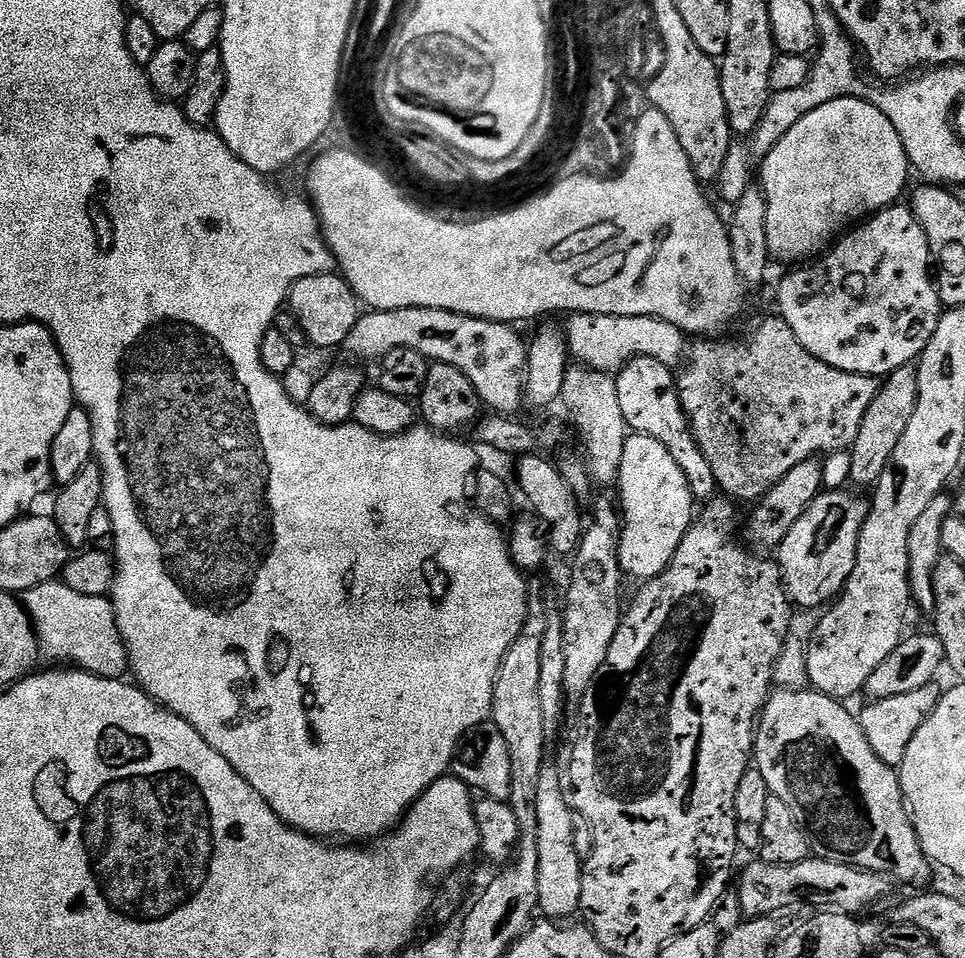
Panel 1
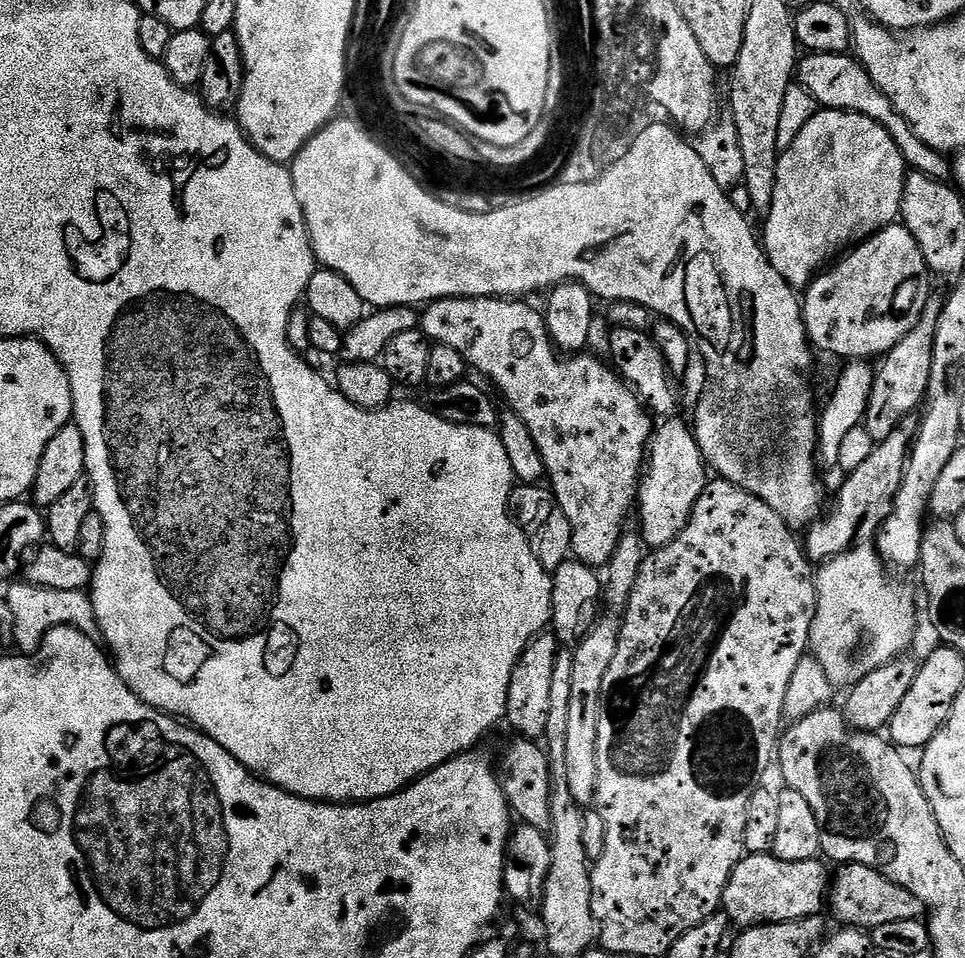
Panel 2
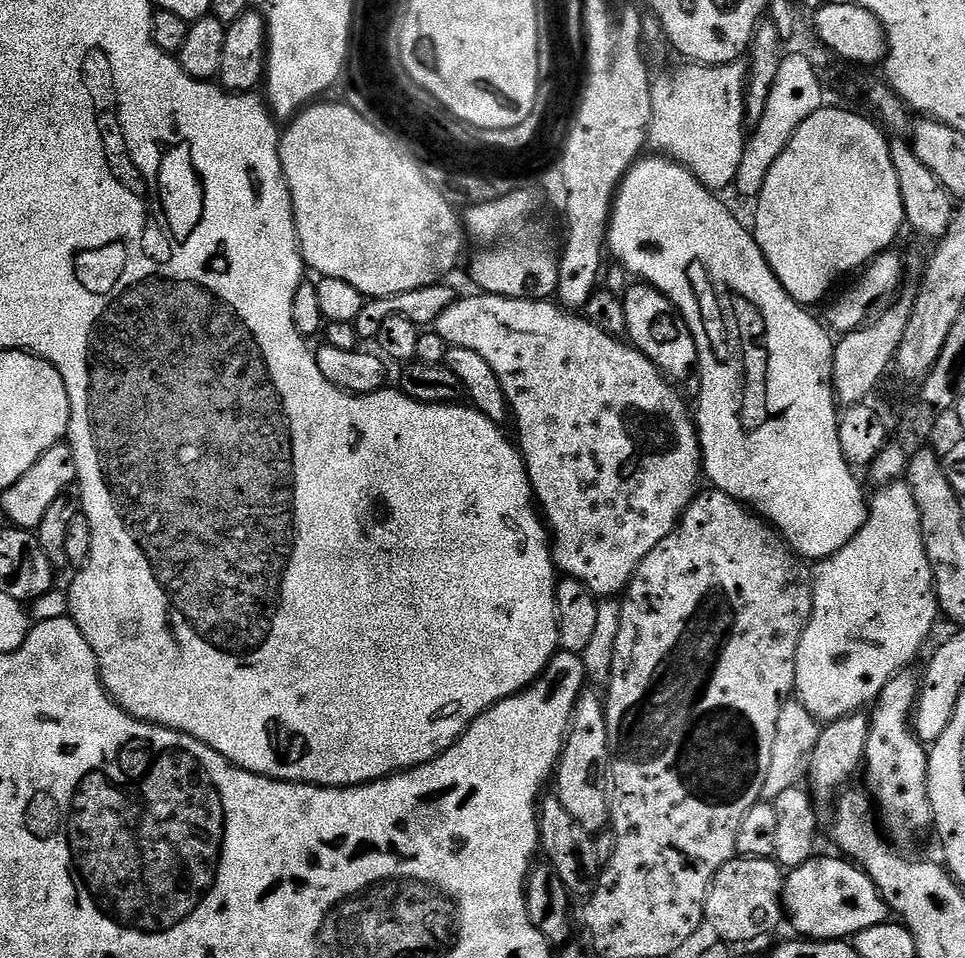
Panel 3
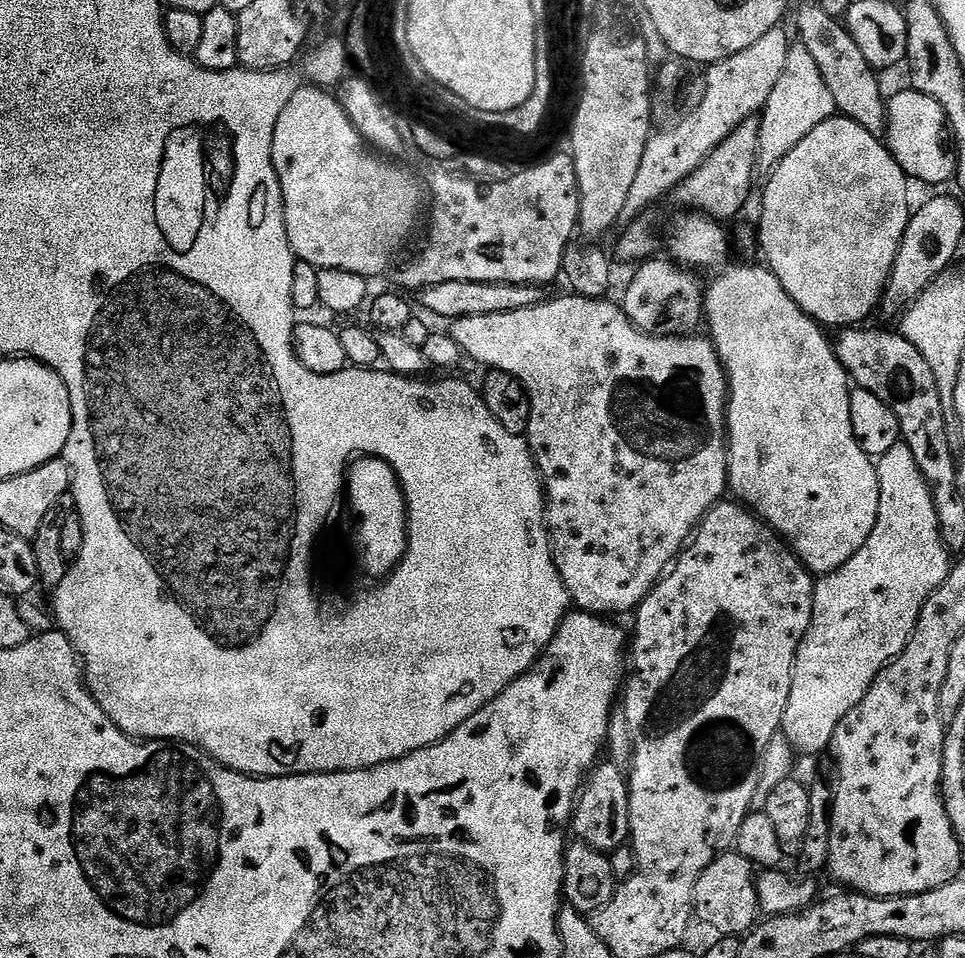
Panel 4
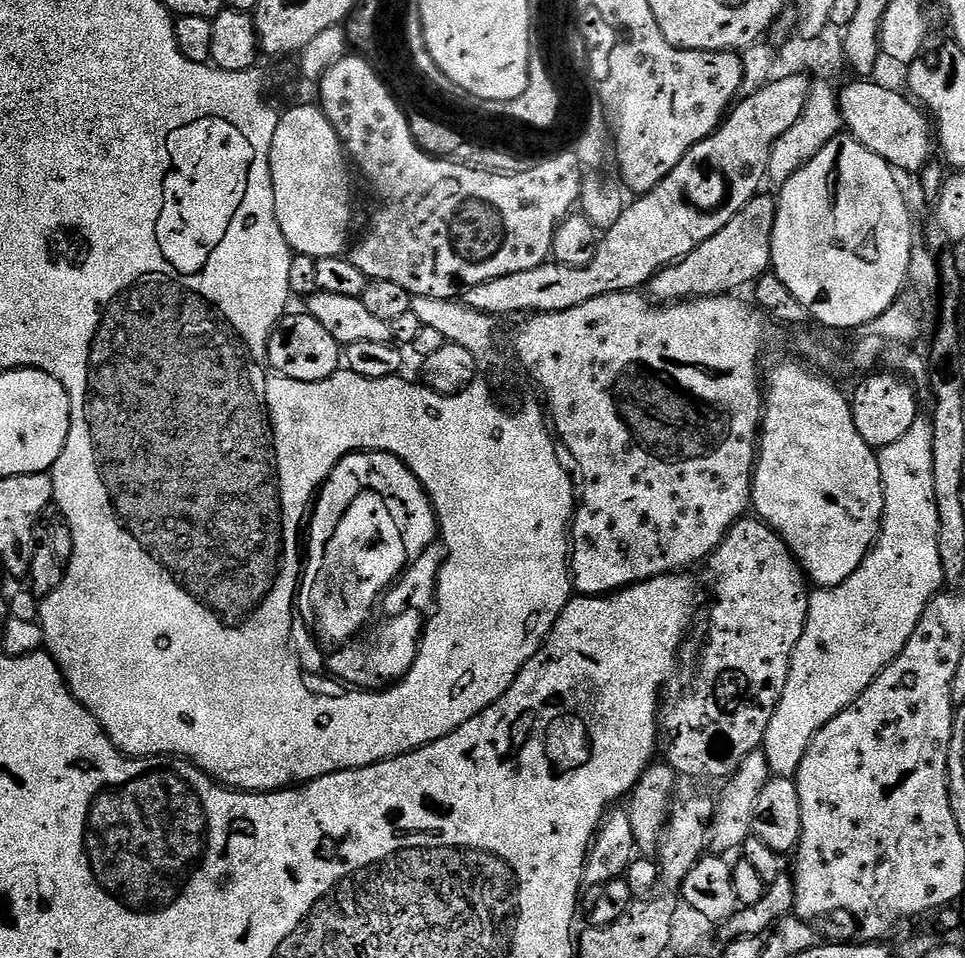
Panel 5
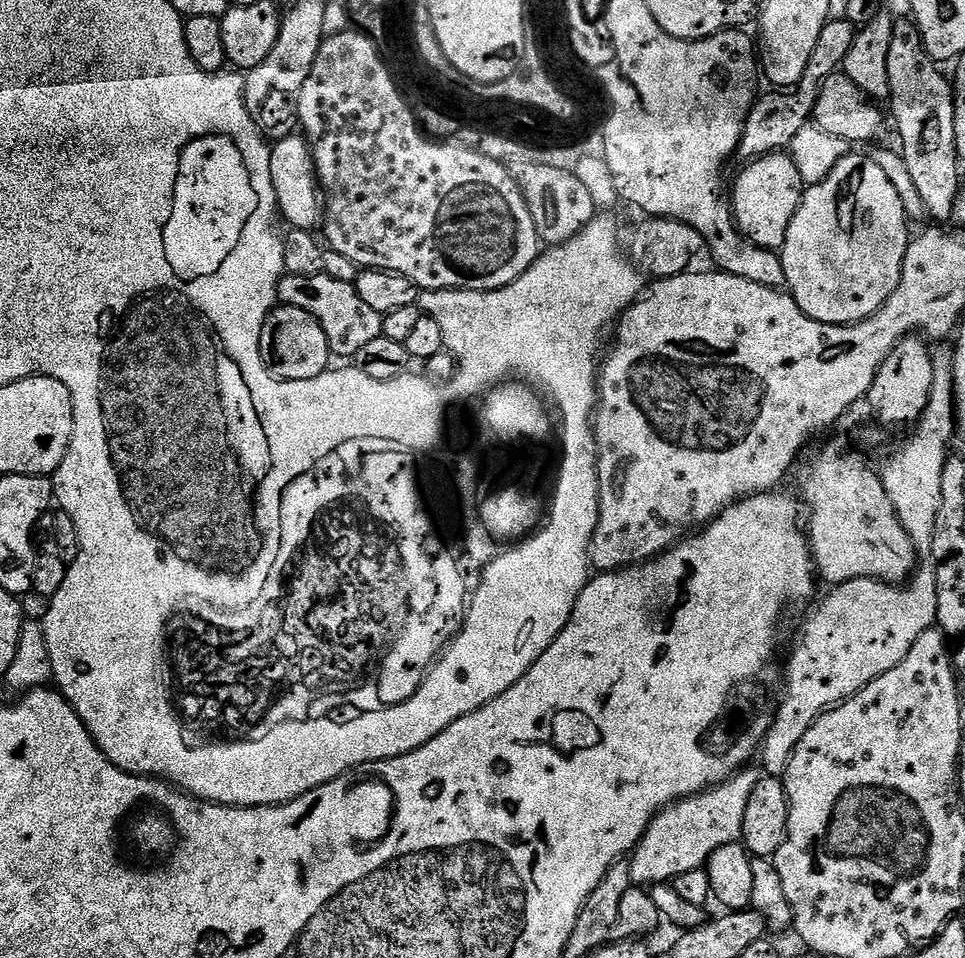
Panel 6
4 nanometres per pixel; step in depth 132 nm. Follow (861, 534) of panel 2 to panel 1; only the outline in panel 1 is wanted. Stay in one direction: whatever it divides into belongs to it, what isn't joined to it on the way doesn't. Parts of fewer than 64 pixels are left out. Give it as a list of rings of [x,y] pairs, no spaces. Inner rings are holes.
[[[824,490],[810,502],[810,506],[794,522],[790,534],[780,544],[774,559],[780,566],[780,577],[784,580],[784,589],[788,592],[788,598],[797,609],[820,608],[823,609],[829,602],[844,591],[844,583],[850,578],[854,570],[854,562],[858,554],[858,538],[862,534],[862,526],[868,517],[870,507],[867,499],[863,500],[855,491],[849,490]]]

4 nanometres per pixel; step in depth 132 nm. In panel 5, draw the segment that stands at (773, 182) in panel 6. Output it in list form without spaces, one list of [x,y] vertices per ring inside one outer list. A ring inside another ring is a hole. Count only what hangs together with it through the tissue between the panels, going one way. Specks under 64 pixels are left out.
[[[767,194],[756,196],[714,238],[706,238],[685,260],[662,269],[646,288],[656,302],[695,300],[697,296],[727,296],[739,288],[755,285],[772,267],[772,231],[776,200]]]

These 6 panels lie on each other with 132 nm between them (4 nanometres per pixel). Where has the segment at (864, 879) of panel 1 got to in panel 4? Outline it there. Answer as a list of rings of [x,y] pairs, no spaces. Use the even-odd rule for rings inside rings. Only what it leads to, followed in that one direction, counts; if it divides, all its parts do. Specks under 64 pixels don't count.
[[[735,850],[723,852],[714,862],[710,862],[710,866],[706,866],[706,870],[702,870],[702,878],[698,878],[694,890],[692,907],[698,920],[720,932],[716,934],[721,937],[740,938],[751,932],[761,915],[753,864]]]

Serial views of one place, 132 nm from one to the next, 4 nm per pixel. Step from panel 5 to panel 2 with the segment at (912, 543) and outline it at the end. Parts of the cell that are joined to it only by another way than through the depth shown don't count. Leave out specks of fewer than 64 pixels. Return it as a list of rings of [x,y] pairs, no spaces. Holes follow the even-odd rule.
[[[868,542],[857,543],[855,548],[848,552],[843,552],[841,556],[835,556],[833,560],[825,560],[819,565],[820,573],[814,576],[814,587],[816,590],[816,602],[812,614],[812,629],[808,635],[808,646],[811,655],[814,657],[820,669],[824,672],[824,677],[828,679],[829,683],[837,689],[847,690],[852,685],[857,684],[862,678],[866,678],[866,674],[870,674],[870,670],[878,670],[878,666],[886,666],[886,662],[891,660],[898,660],[905,655],[912,648],[912,639],[914,638],[916,623],[918,621],[918,614],[916,614],[916,604],[912,601],[912,596],[900,584],[895,584],[890,577],[887,576],[886,565],[880,558],[880,553],[876,551],[875,547]]]

